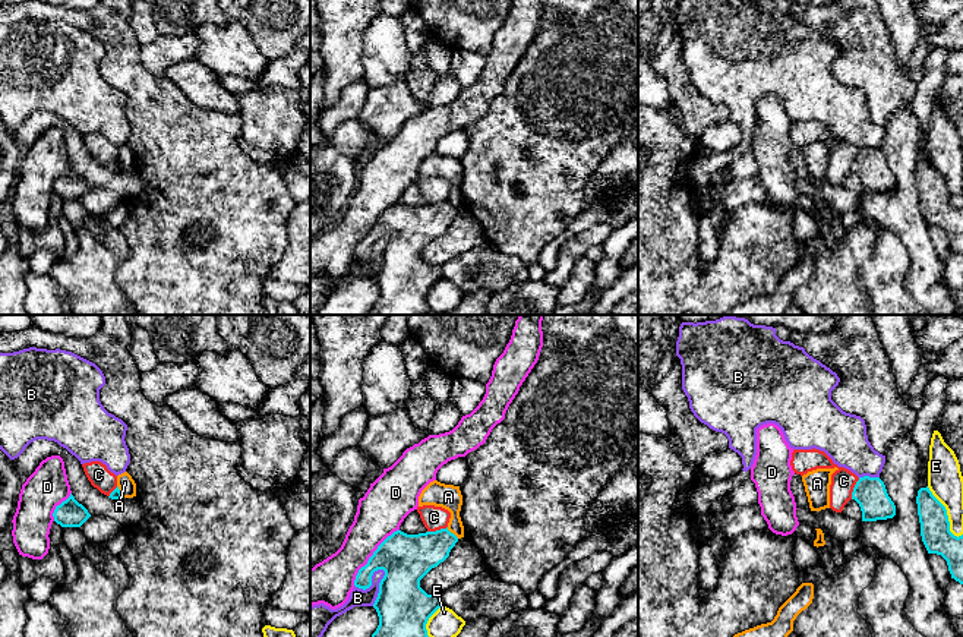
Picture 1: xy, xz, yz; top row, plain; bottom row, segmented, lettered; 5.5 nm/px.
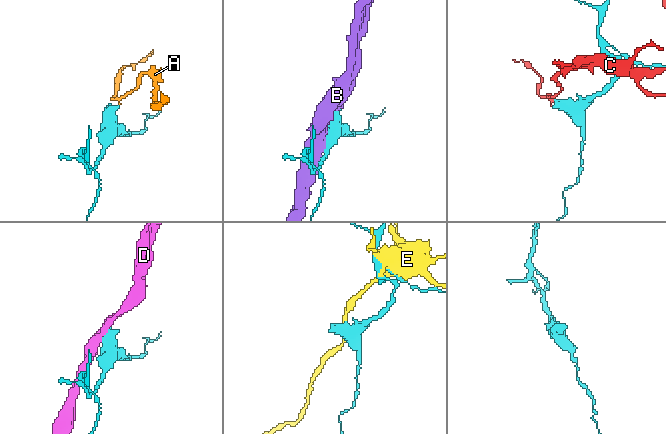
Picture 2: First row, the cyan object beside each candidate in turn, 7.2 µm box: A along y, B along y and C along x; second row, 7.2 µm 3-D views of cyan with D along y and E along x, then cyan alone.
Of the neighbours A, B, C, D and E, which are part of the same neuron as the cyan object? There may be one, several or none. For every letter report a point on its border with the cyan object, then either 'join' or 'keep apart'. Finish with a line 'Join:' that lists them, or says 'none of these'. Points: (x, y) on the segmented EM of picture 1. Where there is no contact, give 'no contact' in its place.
A: xz (452, 533) | keep apart
B: xz (379, 587) | keep apart
C: yz (853, 488) | keep apart
D: xz (372, 555) | keep apart
E: yz (946, 514) | keep apart
Join: none of these

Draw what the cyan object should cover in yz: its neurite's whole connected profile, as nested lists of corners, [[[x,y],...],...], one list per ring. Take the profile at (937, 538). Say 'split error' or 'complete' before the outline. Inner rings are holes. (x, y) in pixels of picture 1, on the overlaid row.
complete; [[[921,488],[916,496],[921,536],[928,554],[941,555],[948,565],[951,578],[963,584],[963,534],[954,536],[950,532],[950,521],[945,507],[932,495],[929,488]]]

